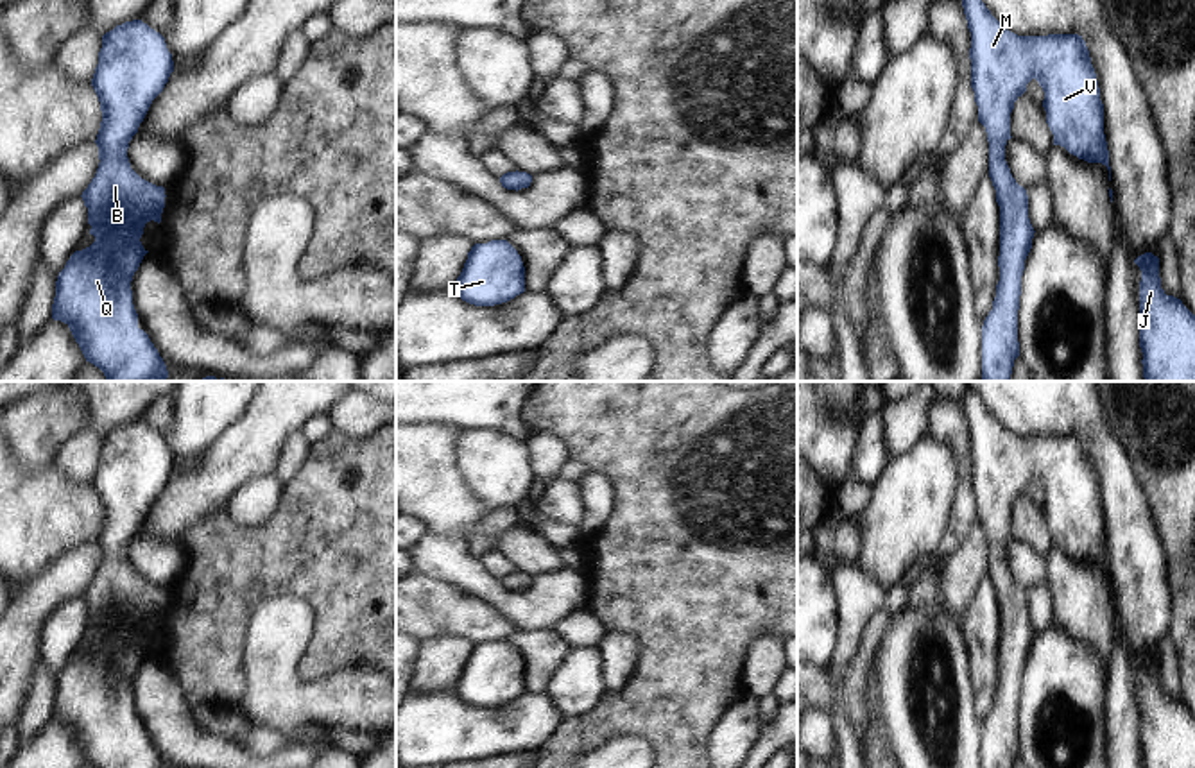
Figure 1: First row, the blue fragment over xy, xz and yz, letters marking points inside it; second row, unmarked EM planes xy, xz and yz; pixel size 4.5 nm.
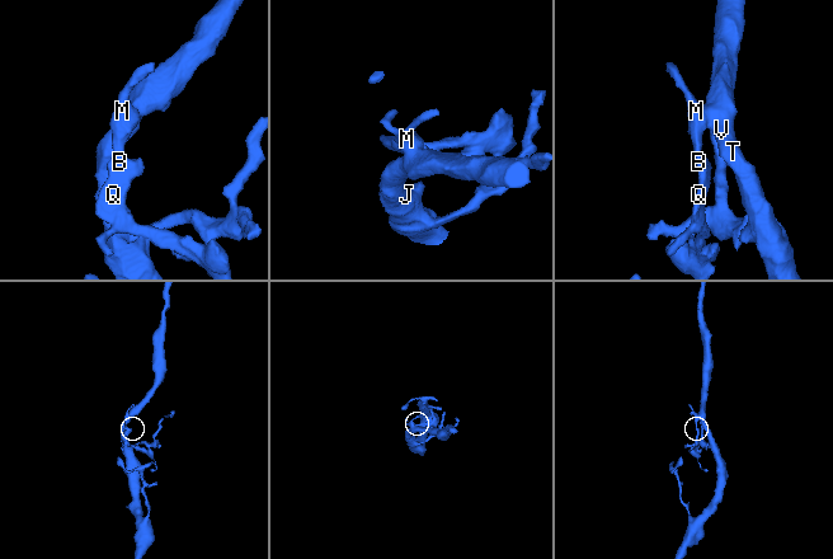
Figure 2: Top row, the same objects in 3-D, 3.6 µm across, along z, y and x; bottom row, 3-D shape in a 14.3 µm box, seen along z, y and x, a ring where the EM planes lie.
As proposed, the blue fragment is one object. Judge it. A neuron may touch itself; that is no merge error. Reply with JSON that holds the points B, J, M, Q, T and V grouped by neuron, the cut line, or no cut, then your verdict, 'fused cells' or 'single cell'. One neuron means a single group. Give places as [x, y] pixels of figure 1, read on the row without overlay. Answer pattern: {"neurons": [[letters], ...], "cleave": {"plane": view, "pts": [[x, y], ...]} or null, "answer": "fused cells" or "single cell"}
{"neurons": [["B", "J", "M", "Q", "T", "V"]], "cleave": null, "answer": "single cell"}

